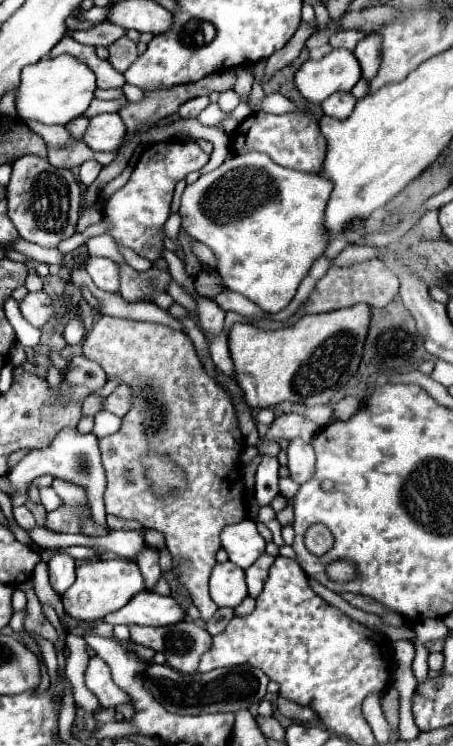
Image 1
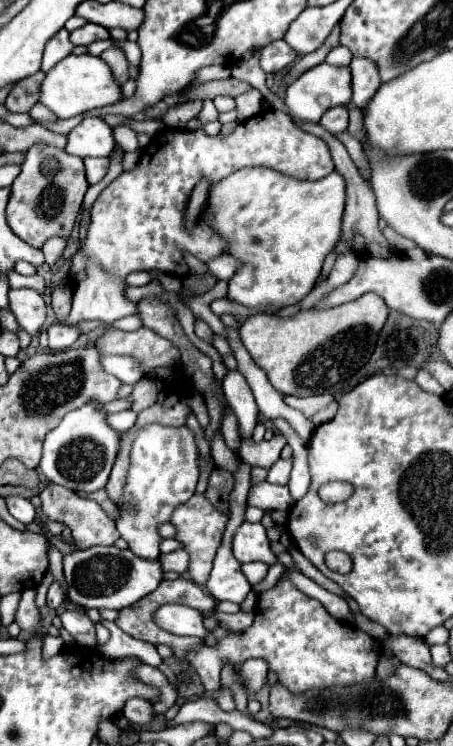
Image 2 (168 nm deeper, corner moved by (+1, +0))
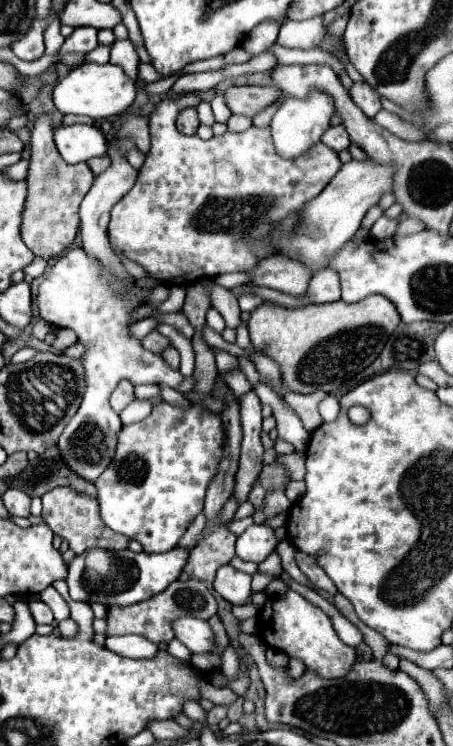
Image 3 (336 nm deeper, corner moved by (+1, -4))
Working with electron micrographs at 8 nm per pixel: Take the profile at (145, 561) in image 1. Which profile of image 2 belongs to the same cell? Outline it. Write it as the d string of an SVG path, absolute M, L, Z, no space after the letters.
M148 424L144 430L140 430L140 434L136 436L134 444L132 444L132 454L130 454L130 470L128 470L128 482L124 488L124 504L126 508L120 510L120 518L116 520L116 528L120 532L120 536L128 542L128 548L144 560L158 560L160 556L160 534L156 530L158 524L168 522L172 516L172 510L178 504L184 504L196 490L196 482L200 476L198 470L198 448L194 442L194 434L186 428L168 428L168 426L160 426L160 424Z

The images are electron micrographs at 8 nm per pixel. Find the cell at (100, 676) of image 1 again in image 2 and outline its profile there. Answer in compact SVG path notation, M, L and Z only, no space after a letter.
M130 698L124 704L122 714L128 718L128 722L138 724L138 726L146 726L148 722L154 720L154 712L150 708L150 702L144 698Z

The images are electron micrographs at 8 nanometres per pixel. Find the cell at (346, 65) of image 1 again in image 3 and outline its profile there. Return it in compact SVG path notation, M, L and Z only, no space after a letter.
M312 92L312 96L306 100L286 98L270 122L270 132L272 132L272 142L276 152L282 158L298 158L300 154L308 152L314 144L320 142L322 134L330 128L332 114L334 114L332 98L328 98L328 94Z

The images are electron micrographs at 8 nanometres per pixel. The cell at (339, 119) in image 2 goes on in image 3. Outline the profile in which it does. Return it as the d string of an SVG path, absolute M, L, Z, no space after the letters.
M334 126L334 128L328 128L326 134L322 136L322 142L332 148L334 152L340 152L340 150L346 150L350 146L350 136L348 132L344 130L344 126Z

